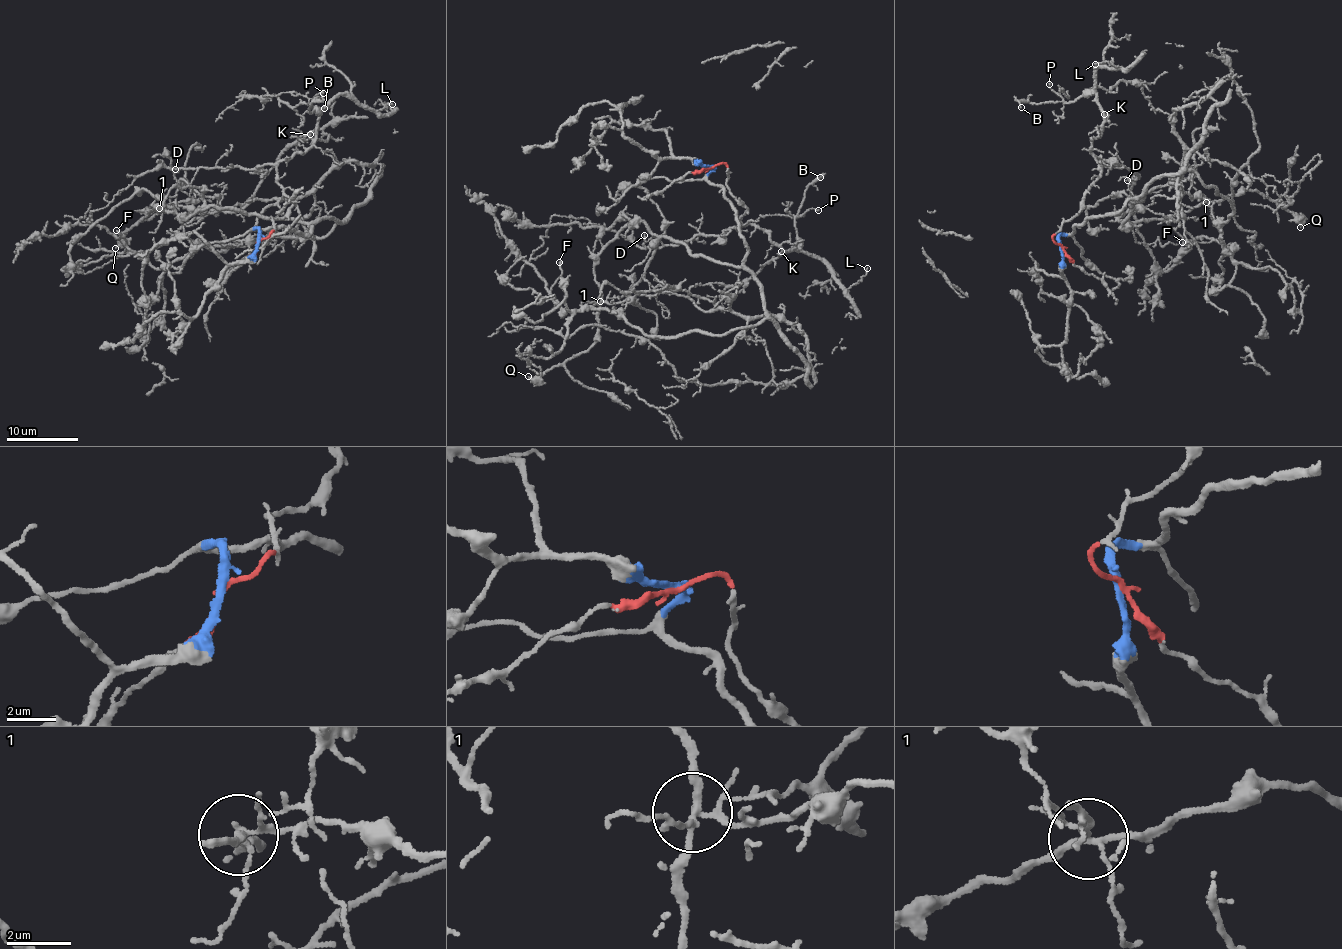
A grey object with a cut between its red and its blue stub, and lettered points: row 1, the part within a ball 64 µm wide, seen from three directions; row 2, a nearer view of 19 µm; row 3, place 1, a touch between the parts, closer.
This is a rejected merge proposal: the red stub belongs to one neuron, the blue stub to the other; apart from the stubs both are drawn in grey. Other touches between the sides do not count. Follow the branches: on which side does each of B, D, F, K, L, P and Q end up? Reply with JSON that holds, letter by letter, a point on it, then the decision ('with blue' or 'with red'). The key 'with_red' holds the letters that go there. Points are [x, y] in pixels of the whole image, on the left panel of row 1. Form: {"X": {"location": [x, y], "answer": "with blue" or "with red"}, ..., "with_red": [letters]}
{"B": {"location": [324, 108], "answer": "with red"}, "D": {"location": [175, 169], "answer": "with red"}, "F": {"location": [116, 230], "answer": "with blue"}, "K": {"location": [310, 134], "answer": "with red"}, "L": {"location": [392, 104], "answer": "with red"}, "P": {"location": [323, 93], "answer": "with red"}, "Q": {"location": [115, 248], "answer": "with blue"}, "with_red": ["B", "D", "K", "L", "P"]}

